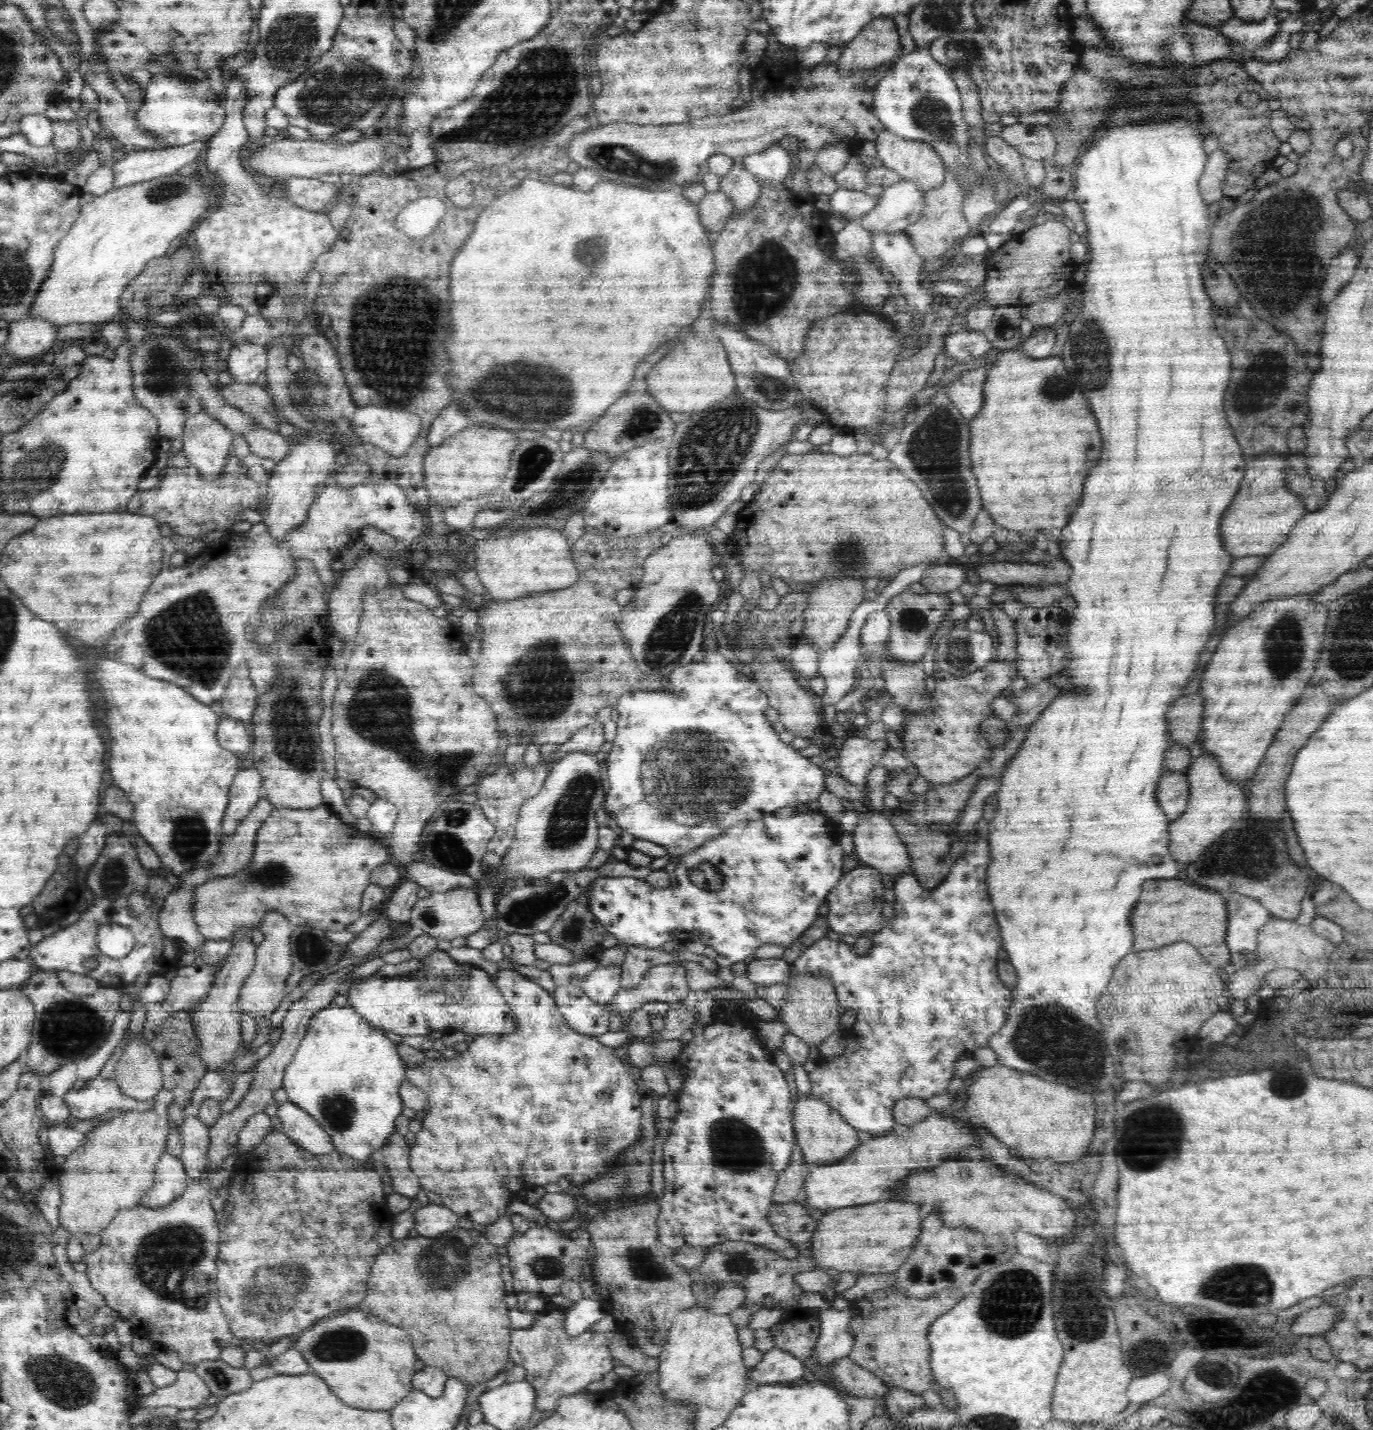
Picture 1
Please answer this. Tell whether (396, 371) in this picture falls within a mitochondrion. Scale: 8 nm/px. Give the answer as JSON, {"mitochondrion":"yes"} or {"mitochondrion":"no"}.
{"mitochondrion":"yes"}

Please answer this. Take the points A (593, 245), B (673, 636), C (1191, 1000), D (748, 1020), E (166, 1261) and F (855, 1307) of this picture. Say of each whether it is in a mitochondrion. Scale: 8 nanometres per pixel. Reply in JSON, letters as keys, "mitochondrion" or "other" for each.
{"A":"mitochondrion","B":"mitochondrion","C":"other","D":"other","E":"mitochondrion","F":"other"}

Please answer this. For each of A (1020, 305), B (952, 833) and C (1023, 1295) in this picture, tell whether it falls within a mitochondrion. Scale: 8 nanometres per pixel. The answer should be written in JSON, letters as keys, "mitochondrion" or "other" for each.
{"A":"other","B":"other","C":"mitochondrion"}

